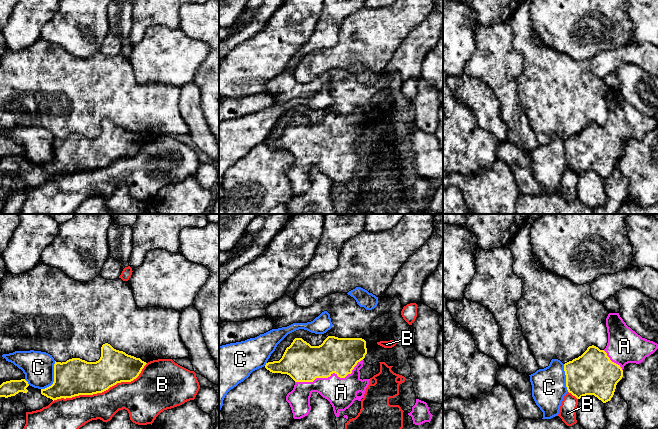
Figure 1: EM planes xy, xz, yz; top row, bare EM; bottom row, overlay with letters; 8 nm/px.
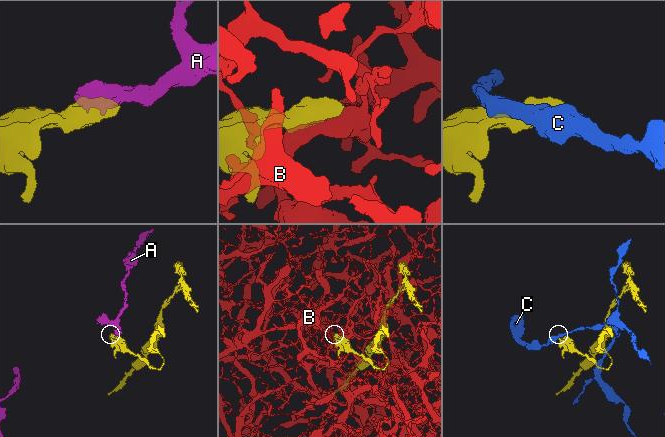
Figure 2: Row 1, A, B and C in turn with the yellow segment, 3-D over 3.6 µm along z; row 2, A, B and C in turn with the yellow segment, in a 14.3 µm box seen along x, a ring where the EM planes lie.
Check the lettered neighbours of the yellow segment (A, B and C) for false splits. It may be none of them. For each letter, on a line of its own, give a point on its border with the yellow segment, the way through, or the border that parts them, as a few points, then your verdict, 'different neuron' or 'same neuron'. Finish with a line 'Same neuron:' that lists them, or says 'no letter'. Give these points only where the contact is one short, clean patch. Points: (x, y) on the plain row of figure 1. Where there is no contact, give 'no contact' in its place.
A: xz (330, 151) | same neuron
B: xy (101, 168) | different neuron
C: xy (54, 154) | different neuron
Same neuron: A

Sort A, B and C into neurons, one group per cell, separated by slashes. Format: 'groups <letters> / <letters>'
groups A / B / C

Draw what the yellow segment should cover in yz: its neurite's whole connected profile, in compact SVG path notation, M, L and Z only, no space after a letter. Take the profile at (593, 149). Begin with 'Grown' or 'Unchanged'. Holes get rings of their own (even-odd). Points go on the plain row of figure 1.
Grown. M619 89L606 94L608 119L604 126L592 121L578 134L564 140L566 163L580 175L594 171L603 179L611 176L624 142L639 140L658 125L658 120L642 114L626 101Z

